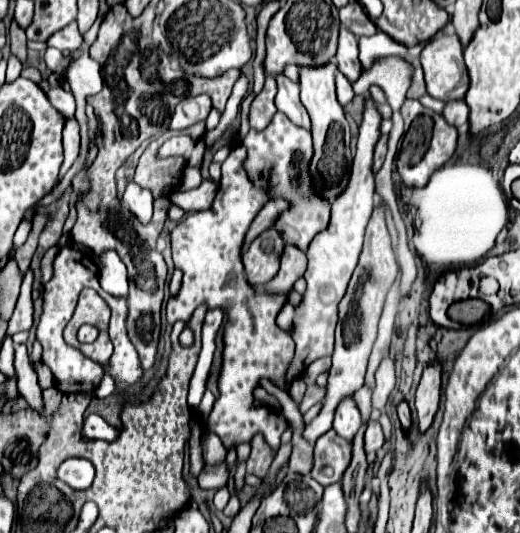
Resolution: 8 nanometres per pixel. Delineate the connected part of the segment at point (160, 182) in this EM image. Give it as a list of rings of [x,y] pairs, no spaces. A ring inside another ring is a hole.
[[[167,131],[163,133],[161,137],[157,137],[141,155],[139,159],[139,165],[137,165],[137,171],[135,171],[135,183],[139,187],[149,187],[153,189],[153,195],[155,199],[161,195],[161,191],[165,187],[179,187],[181,183],[181,175],[183,175],[183,157],[167,157],[167,159],[161,159],[157,157],[157,149],[169,139],[173,137],[175,133],[173,131]]]

